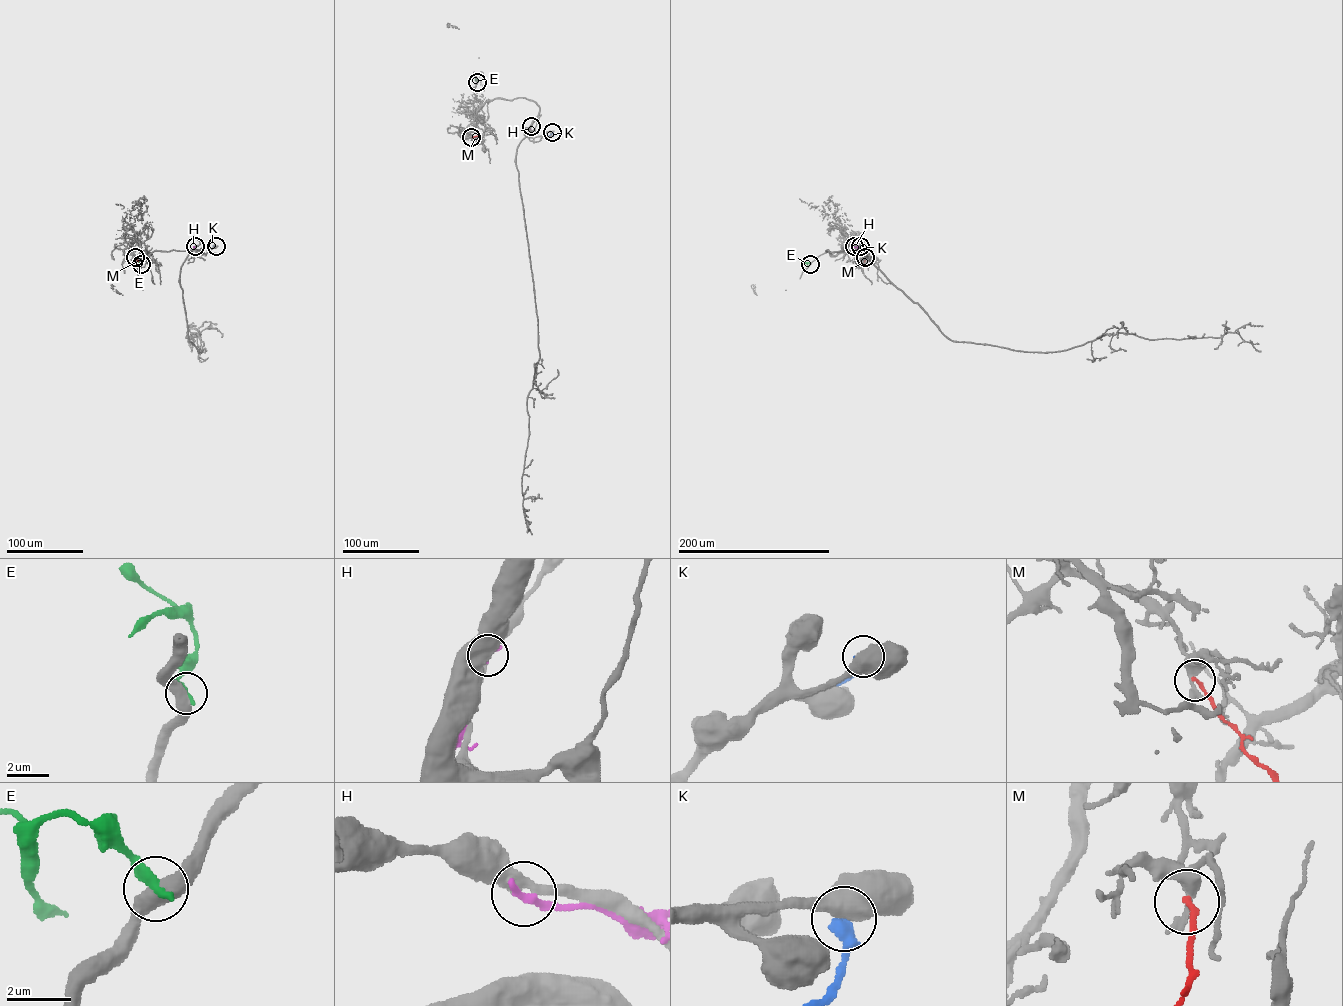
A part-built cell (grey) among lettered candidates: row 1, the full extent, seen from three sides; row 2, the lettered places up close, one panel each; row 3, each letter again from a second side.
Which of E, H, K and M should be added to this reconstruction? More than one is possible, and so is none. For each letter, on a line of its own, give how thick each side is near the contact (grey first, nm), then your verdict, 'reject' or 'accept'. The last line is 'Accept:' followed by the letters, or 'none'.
E: 480/400 nm | reject
H: 440/300 nm | reject
K: 550/480 nm | reject
M: 360/180 nm | reject
Accept: none

